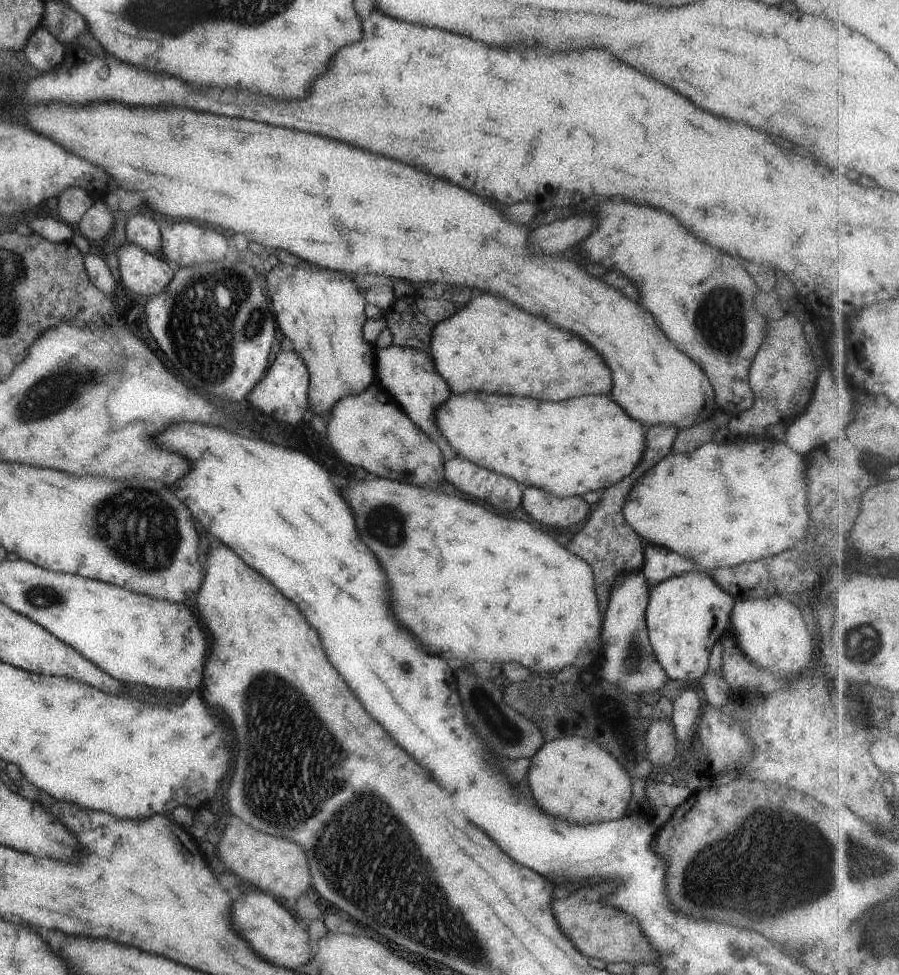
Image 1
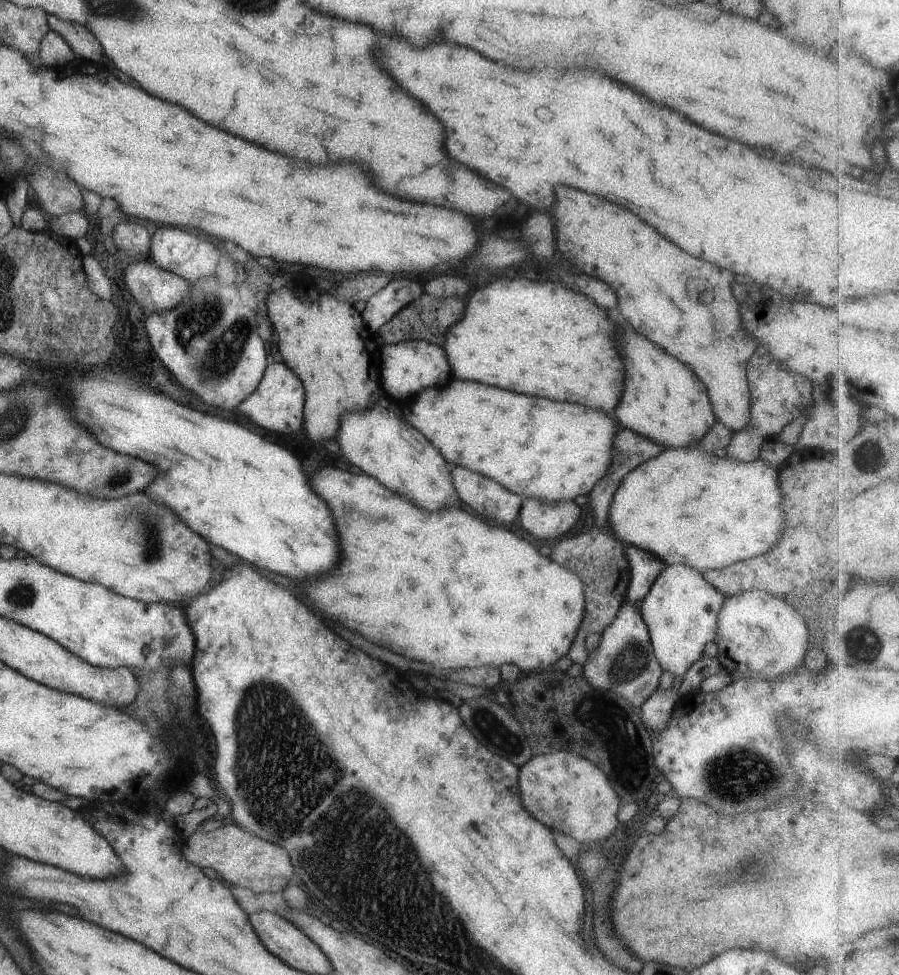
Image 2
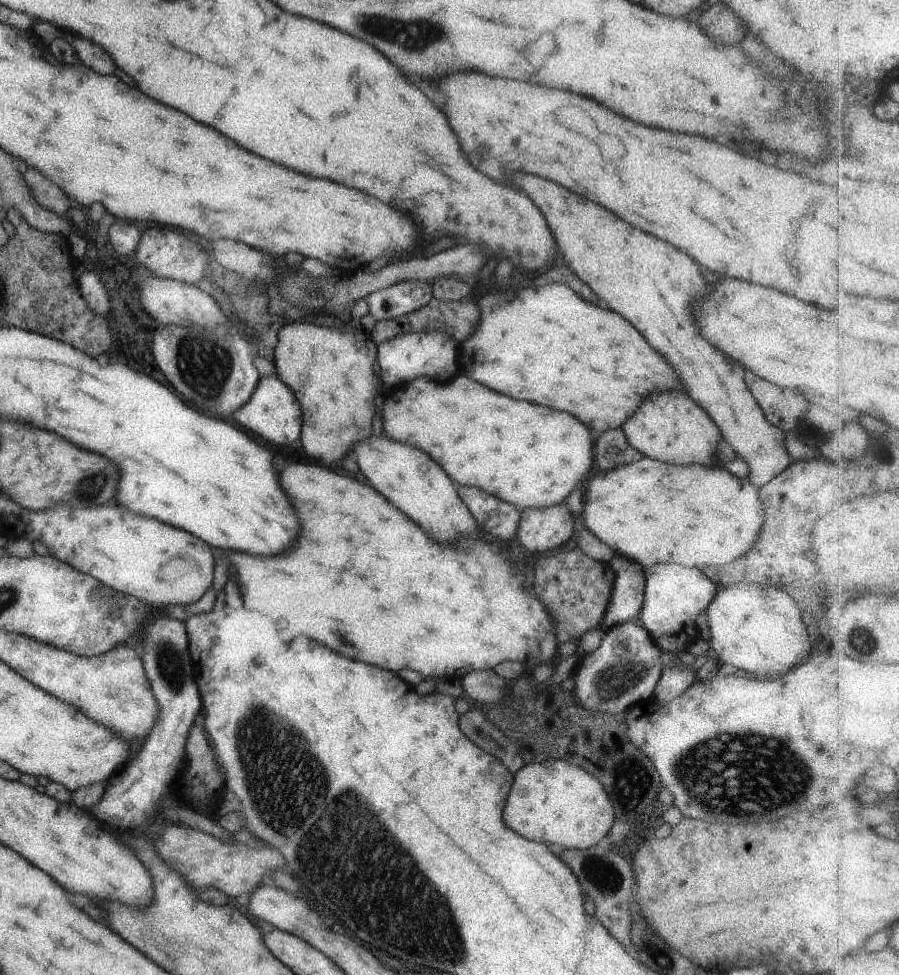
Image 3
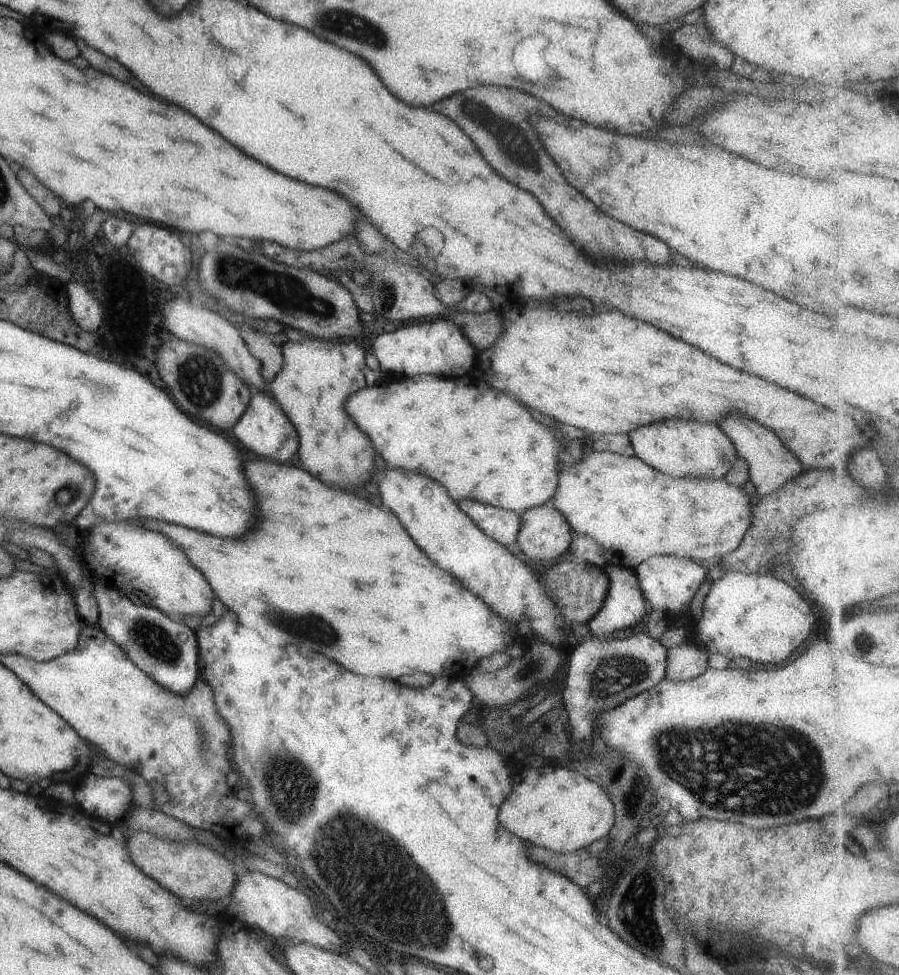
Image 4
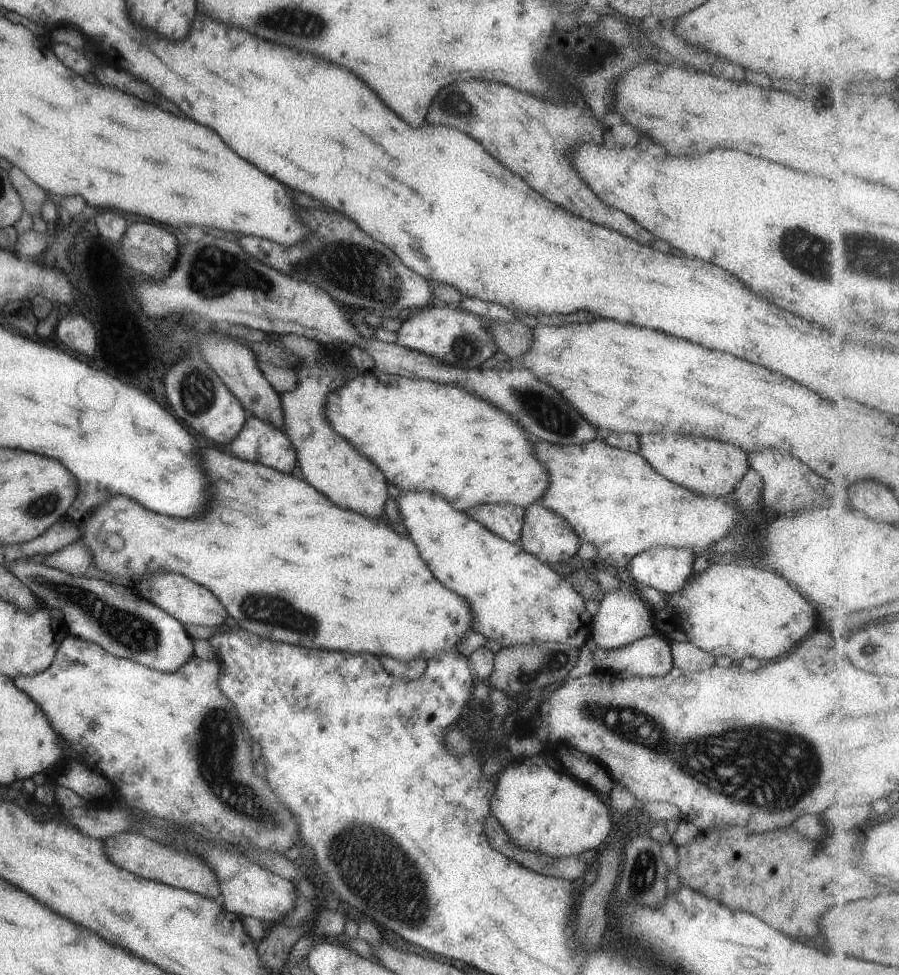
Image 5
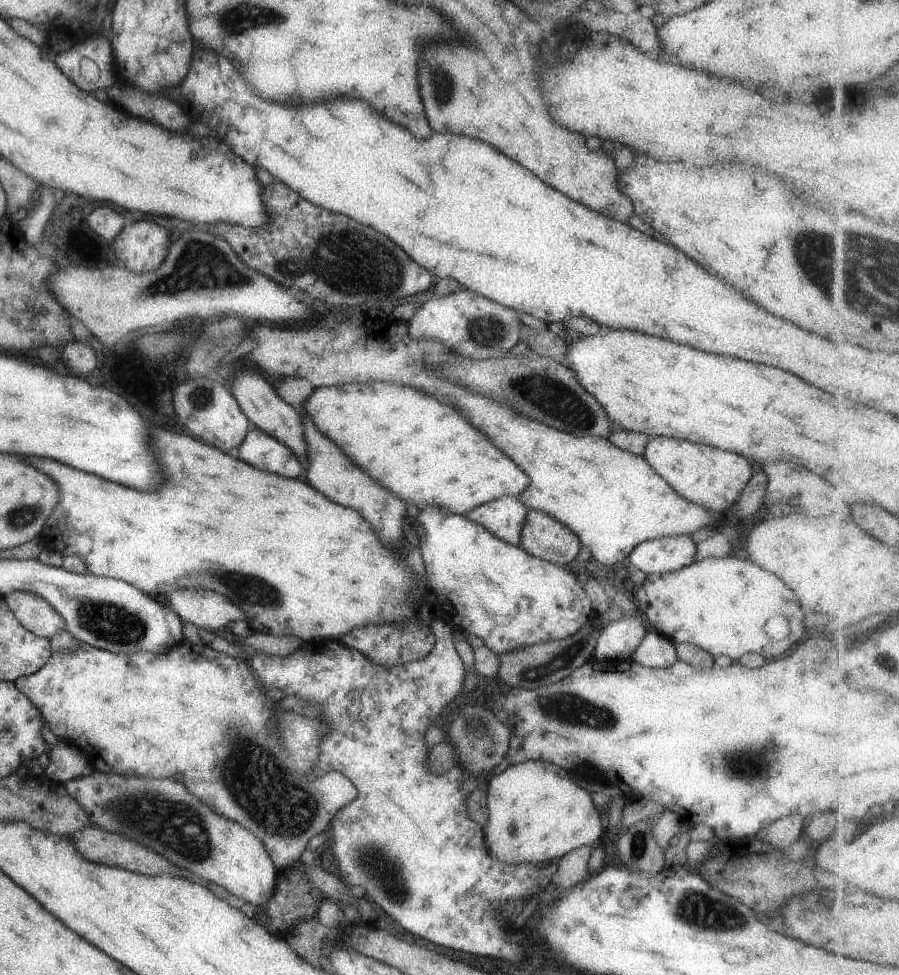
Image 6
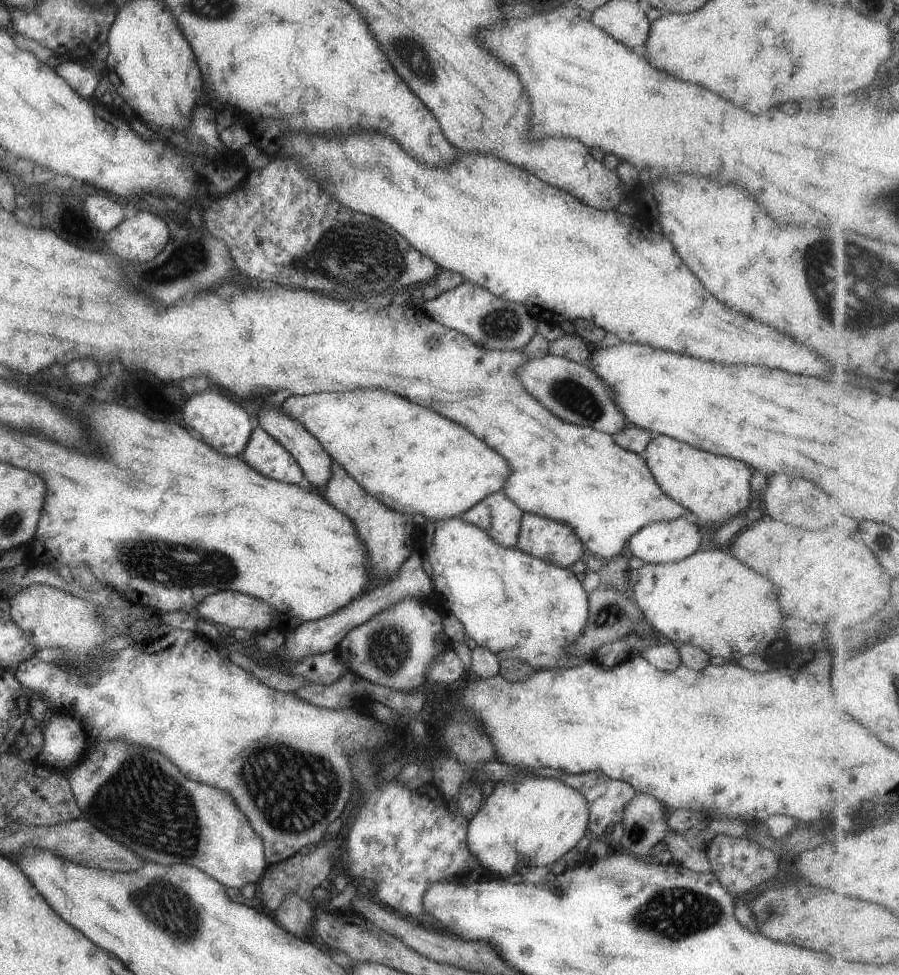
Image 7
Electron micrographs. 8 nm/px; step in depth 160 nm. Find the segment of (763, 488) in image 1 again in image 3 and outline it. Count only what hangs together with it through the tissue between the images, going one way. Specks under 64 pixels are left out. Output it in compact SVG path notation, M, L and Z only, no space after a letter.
M643 457L637 462L623 464L598 473L589 480L582 498L581 518L584 529L611 548L614 556L625 556L641 566L650 564L679 564L681 566L721 566L749 552L759 540L764 518L757 486L749 478L737 478L721 466L709 468L699 464L666 464L661 460Z

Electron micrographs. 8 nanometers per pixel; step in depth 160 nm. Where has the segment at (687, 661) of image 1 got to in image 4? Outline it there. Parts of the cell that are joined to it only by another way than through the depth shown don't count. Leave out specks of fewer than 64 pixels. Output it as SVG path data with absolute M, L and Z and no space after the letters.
M673 555L651 556L647 560L643 560L634 566L633 571L638 580L639 588L647 603L648 610L653 608L661 608L664 618L667 620L672 612L688 608L689 602L694 592L699 588L703 580L703 570L701 564L693 562L693 560L683 560L683 558L675 558Z

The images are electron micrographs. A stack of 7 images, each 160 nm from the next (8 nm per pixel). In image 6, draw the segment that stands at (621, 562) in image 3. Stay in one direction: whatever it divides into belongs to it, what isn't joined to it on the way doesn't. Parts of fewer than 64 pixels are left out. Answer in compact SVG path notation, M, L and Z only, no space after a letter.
M639 612L632 616L623 615L620 619L609 620L597 637L593 658L601 662L629 660L644 637L644 626Z

